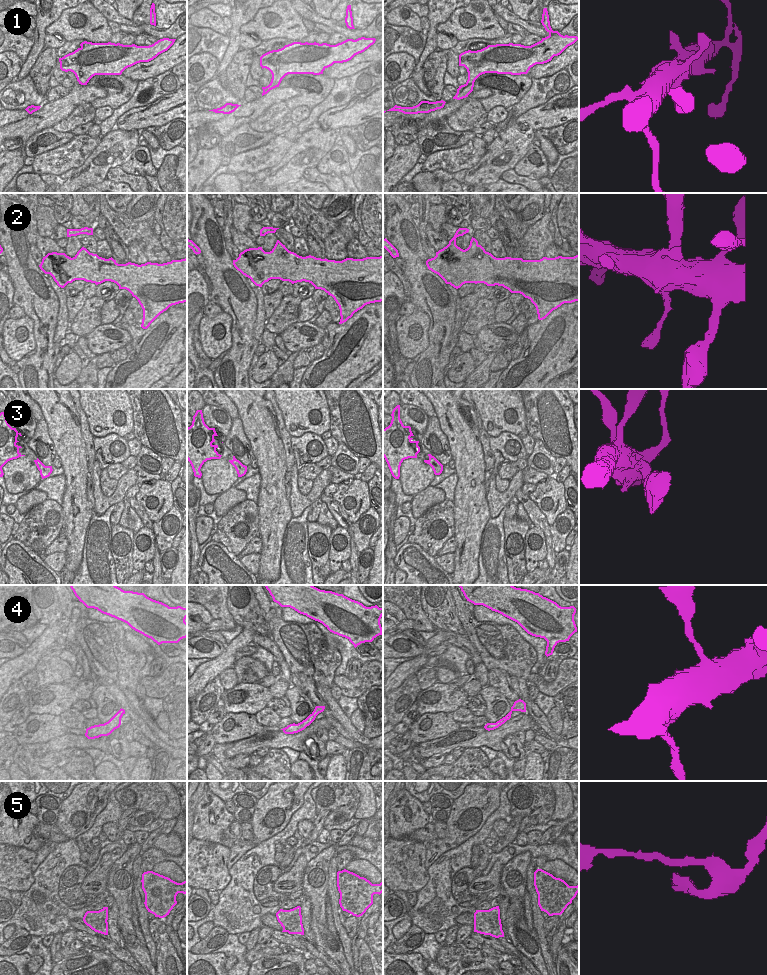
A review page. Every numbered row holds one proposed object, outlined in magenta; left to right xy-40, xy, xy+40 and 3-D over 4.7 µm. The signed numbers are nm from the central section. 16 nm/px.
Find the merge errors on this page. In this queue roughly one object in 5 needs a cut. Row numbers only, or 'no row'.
no row

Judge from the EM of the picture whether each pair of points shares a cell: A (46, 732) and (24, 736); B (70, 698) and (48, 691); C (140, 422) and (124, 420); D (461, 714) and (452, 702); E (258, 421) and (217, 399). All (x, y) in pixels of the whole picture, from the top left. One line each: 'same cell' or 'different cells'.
A: same cell
B: same cell
C: different cells
D: different cells
E: different cells

